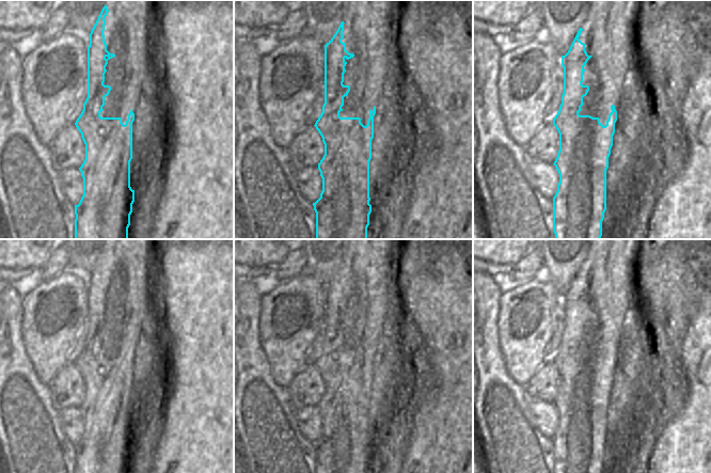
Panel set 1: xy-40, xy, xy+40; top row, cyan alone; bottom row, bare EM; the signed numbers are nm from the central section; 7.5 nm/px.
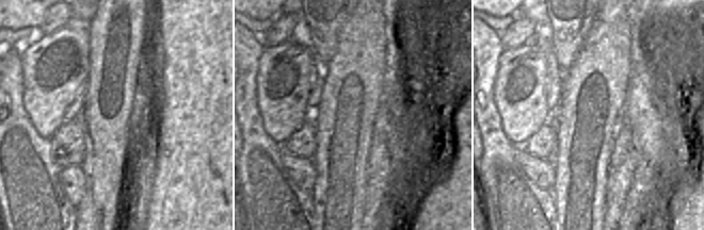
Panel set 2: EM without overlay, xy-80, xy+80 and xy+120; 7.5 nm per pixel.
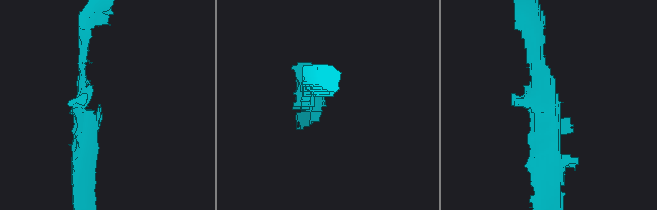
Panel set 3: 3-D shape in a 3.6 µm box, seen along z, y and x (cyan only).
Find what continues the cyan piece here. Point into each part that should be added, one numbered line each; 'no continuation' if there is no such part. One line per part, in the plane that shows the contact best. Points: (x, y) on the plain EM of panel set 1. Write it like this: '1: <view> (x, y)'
no continuation

